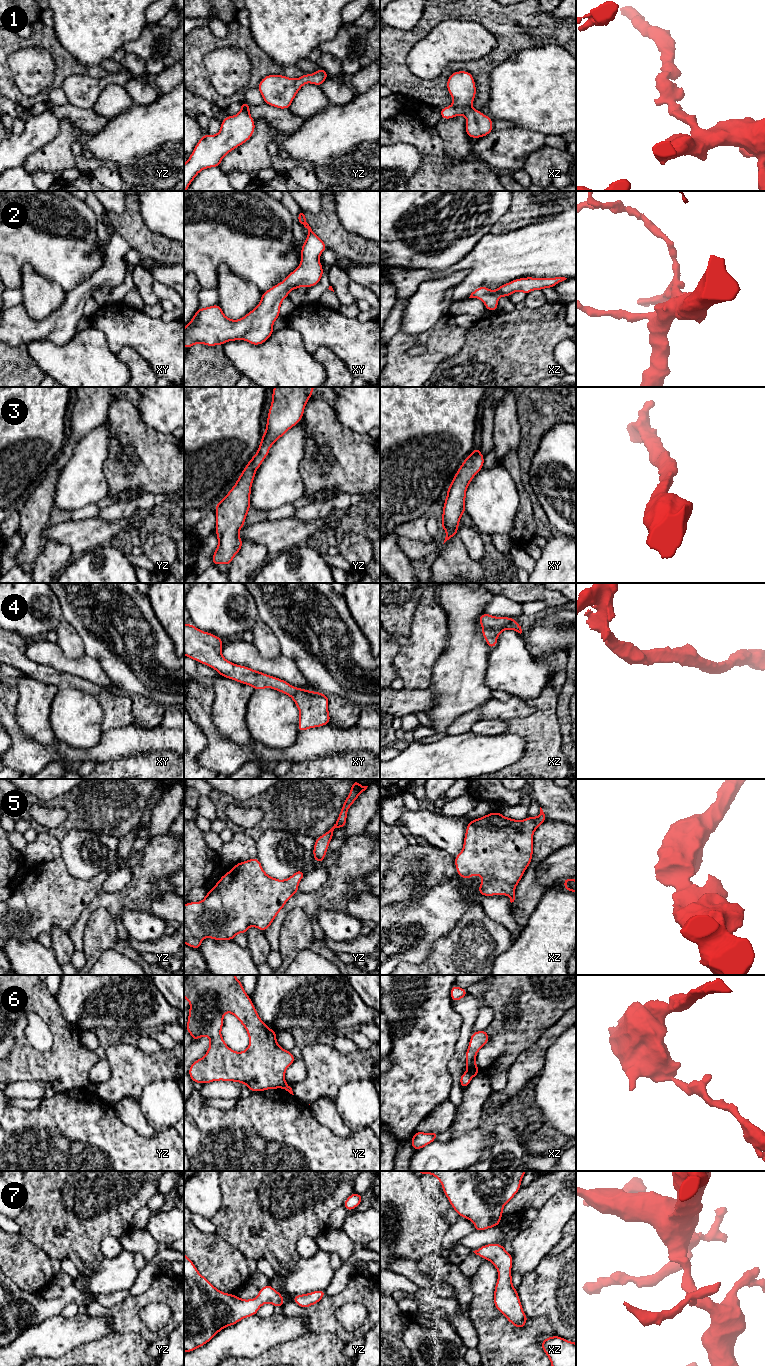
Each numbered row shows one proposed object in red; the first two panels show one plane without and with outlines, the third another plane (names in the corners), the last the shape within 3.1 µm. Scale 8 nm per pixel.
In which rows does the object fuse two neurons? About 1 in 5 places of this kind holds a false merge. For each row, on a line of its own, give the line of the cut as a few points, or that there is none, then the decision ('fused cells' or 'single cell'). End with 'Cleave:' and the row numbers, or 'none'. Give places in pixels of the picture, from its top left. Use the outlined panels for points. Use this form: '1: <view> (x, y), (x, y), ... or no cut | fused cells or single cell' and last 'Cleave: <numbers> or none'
1: no cut | single cell
2: no cut | single cell
3: no cut | single cell
4: no cut | single cell
5: no cut | single cell
6: xz (467, 1071), (473, 1076) | fused cells
7: no cut | single cell
Cleave: 6

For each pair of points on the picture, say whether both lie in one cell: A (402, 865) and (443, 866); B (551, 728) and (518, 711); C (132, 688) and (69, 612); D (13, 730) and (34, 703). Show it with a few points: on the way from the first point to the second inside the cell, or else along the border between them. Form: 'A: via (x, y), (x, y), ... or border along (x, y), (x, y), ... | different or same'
A: via (412, 865), (433, 865) | same
B: border along (535, 709), (527, 716), (511, 717), (506, 720) | different
C: via (120, 669), (84, 631) | same
D: border along (18, 699), (16, 722), (34, 740) | different

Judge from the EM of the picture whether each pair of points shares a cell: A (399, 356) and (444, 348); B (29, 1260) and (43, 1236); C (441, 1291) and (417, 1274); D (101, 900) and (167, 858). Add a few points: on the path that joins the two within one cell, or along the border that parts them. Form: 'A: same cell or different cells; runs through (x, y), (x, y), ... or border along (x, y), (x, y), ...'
A: same cell; runs through (410, 360), (428, 360), (433, 355)
B: different cells; border along (19, 1233), (49, 1256), (58, 1258)
C: same cell; runs through (435, 1285), (423, 1280)
D: same cell; runs through (117, 900), (128, 897), (151, 874)

